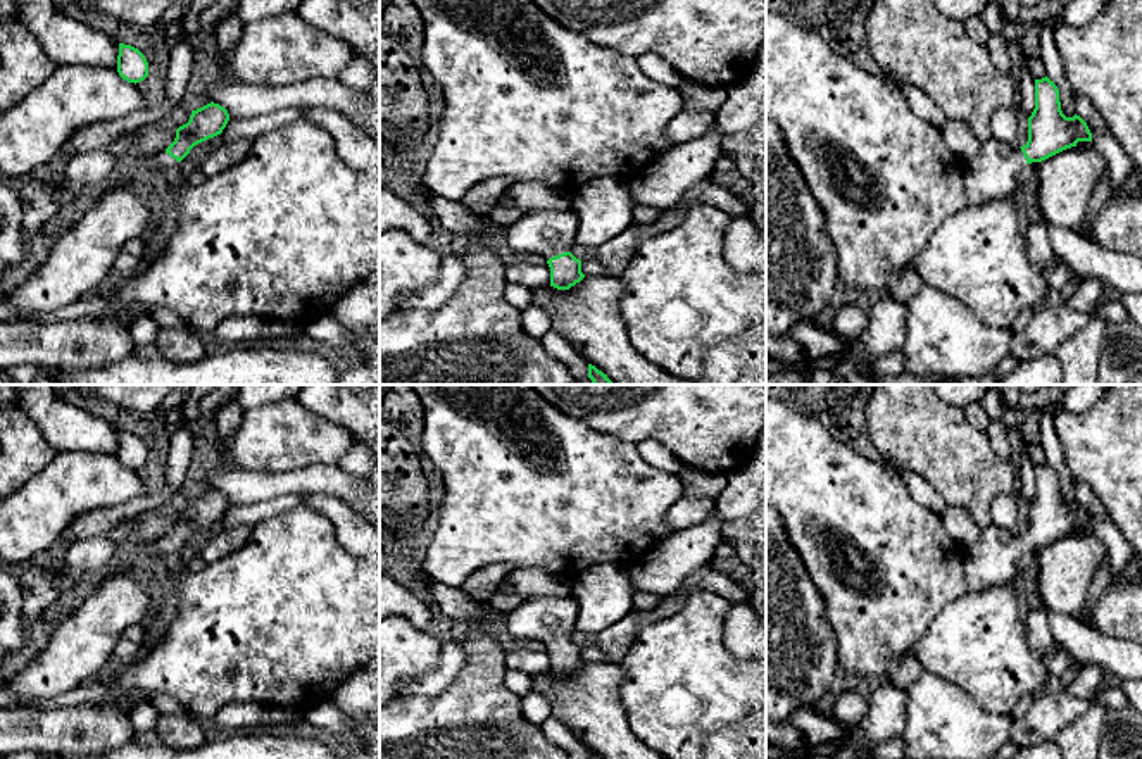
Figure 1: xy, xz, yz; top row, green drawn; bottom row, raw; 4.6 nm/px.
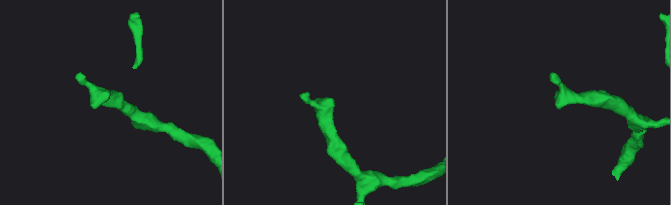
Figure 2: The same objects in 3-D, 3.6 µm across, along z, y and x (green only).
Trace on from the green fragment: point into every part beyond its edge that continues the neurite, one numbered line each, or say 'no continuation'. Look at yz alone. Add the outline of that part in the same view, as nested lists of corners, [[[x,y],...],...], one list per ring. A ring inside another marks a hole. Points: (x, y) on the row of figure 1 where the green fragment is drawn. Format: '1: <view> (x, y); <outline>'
1: yz (992, 175); [[[994,136],[982,143],[978,155],[964,164],[964,191],[968,207],[980,207],[1018,190],[1018,174],[1026,166],[1020,147]]]

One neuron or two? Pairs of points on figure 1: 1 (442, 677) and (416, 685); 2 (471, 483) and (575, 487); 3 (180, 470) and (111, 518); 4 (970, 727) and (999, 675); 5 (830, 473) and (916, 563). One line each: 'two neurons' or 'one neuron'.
1: one neuron
2: one neuron
3: one neuron
4: two neurons
5: one neuron

